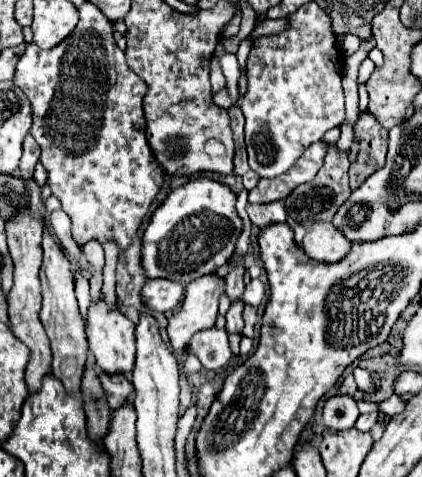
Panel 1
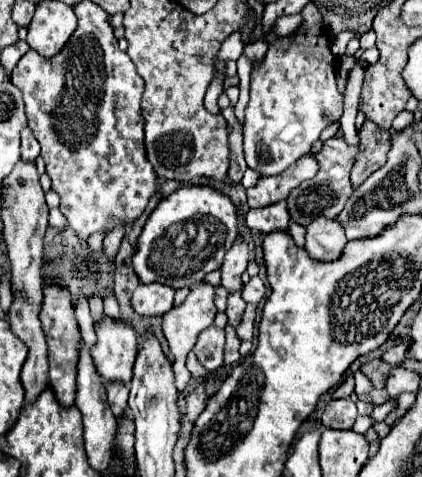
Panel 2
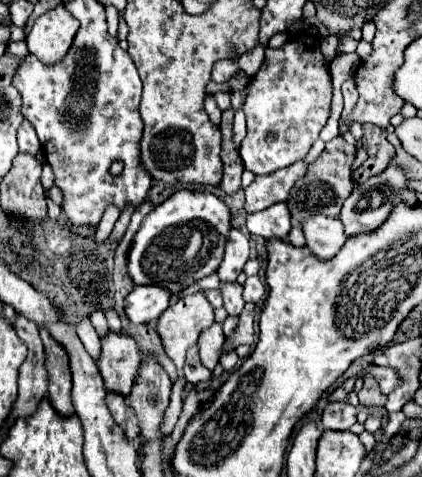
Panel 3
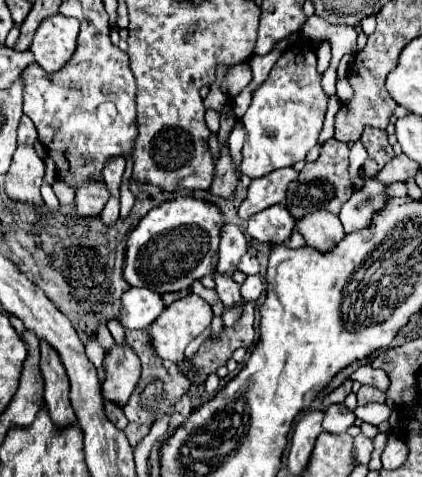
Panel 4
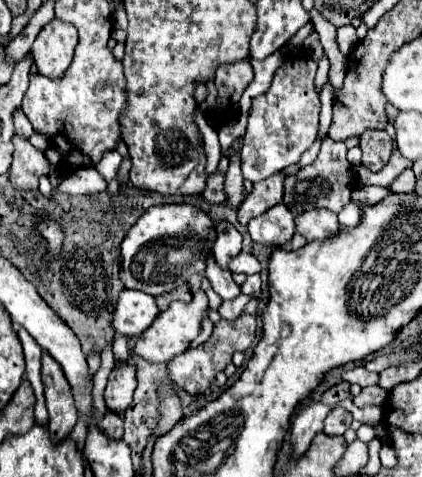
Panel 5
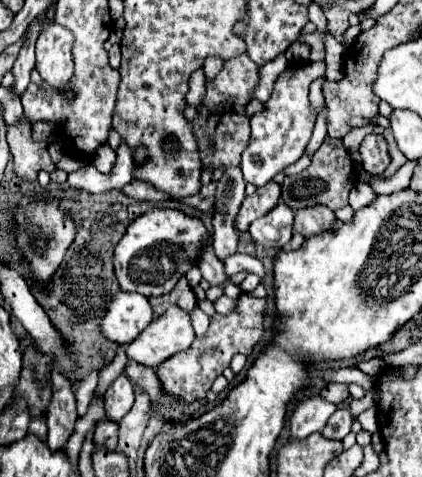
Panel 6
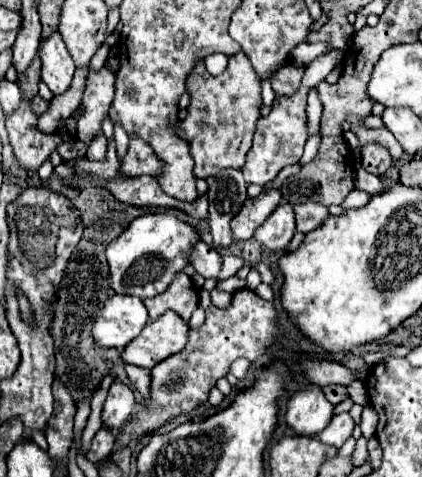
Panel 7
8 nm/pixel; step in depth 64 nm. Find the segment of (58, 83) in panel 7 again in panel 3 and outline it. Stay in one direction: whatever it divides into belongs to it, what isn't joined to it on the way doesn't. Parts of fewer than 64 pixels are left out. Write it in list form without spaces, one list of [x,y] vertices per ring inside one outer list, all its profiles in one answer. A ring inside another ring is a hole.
[[[64,6],[42,14],[26,40],[30,54],[46,66],[60,62],[72,46],[78,26],[78,20]]]

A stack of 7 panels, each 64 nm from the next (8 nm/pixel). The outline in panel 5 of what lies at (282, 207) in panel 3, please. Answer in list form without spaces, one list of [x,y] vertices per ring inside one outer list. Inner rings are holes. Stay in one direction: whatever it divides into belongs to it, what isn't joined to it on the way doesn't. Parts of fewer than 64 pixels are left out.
[[[278,204],[262,216],[256,216],[256,220],[250,220],[248,234],[254,242],[280,248],[290,242],[294,234],[294,216],[284,204]]]

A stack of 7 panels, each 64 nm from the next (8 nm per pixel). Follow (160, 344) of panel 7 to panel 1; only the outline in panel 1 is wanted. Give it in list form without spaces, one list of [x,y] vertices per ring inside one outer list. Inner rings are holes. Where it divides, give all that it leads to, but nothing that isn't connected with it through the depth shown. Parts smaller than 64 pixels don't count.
[[[214,274],[202,276],[202,278],[190,282],[190,284],[186,286],[186,298],[184,298],[180,310],[168,316],[168,328],[166,328],[166,332],[168,332],[170,344],[172,344],[172,348],[174,348],[174,356],[176,356],[176,360],[178,360],[180,376],[184,376],[184,368],[182,368],[180,360],[182,360],[182,354],[188,350],[190,338],[192,338],[196,332],[200,332],[200,330],[212,328],[214,322],[216,322],[216,316],[218,316],[218,298],[220,298],[222,292],[224,292],[224,278],[218,278],[218,276],[214,276]]]

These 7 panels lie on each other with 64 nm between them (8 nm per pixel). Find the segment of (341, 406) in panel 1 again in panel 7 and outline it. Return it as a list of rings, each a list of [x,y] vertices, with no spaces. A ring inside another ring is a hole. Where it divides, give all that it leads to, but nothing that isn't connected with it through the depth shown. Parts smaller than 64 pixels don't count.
[[[342,412],[330,420],[330,424],[324,428],[324,432],[320,432],[318,438],[328,446],[340,448],[352,436],[352,430],[354,430],[354,420],[350,418],[348,412]]]

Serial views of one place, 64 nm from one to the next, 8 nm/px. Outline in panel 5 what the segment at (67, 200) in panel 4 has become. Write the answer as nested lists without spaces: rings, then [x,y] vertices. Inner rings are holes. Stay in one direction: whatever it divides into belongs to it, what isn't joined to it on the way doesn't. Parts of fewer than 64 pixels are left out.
[[[78,168],[70,172],[64,182],[56,188],[62,194],[100,194],[108,188],[108,182],[96,168]]]

